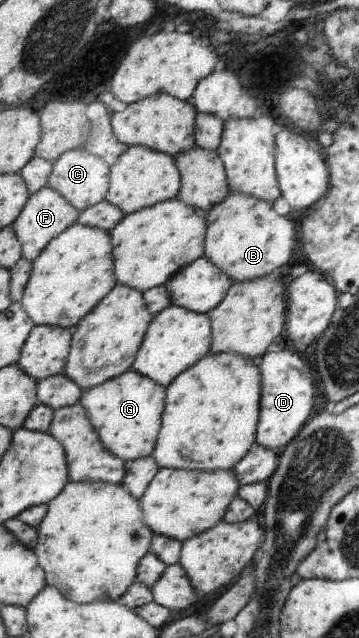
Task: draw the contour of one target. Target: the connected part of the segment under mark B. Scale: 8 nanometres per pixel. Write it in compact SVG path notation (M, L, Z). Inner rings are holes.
M232 191L223 204L217 205L208 214L205 256L217 265L233 283L267 278L269 273L273 273L275 269L281 270L281 267L285 267L291 261L293 251L295 251L295 225L287 217L281 217L273 209L273 205L267 201Z

